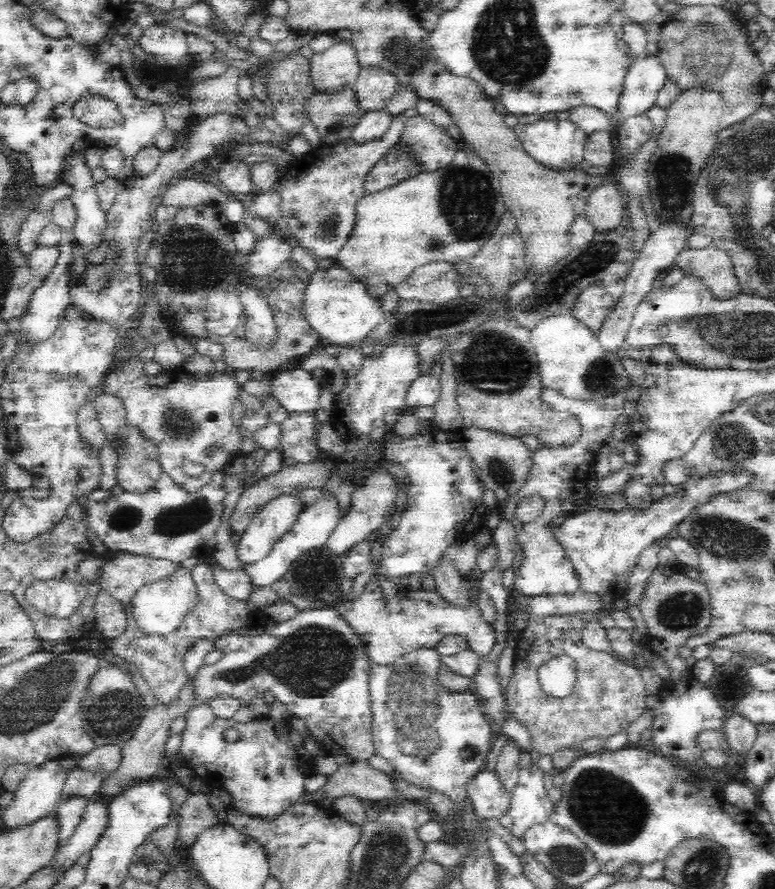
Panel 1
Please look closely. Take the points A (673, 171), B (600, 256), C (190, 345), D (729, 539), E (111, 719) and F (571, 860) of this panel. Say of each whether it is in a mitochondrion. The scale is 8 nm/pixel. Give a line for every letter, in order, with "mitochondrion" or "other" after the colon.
A: mitochondrion
B: mitochondrion
C: other
D: mitochondrion
E: mitochondrion
F: mitochondrion

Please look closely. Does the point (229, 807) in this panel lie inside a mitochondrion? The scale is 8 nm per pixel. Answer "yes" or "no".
no

